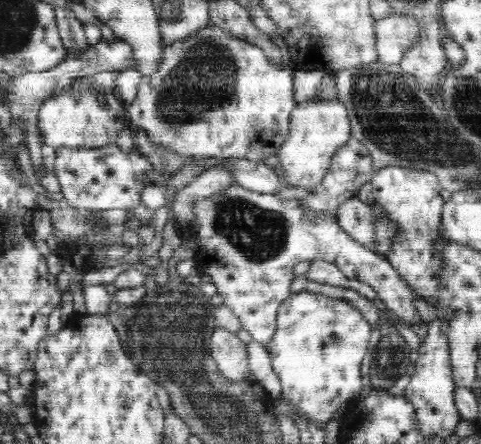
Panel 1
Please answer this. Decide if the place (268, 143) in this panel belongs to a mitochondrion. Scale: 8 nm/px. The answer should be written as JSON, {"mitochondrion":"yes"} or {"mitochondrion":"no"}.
{"mitochondrion":"no"}

